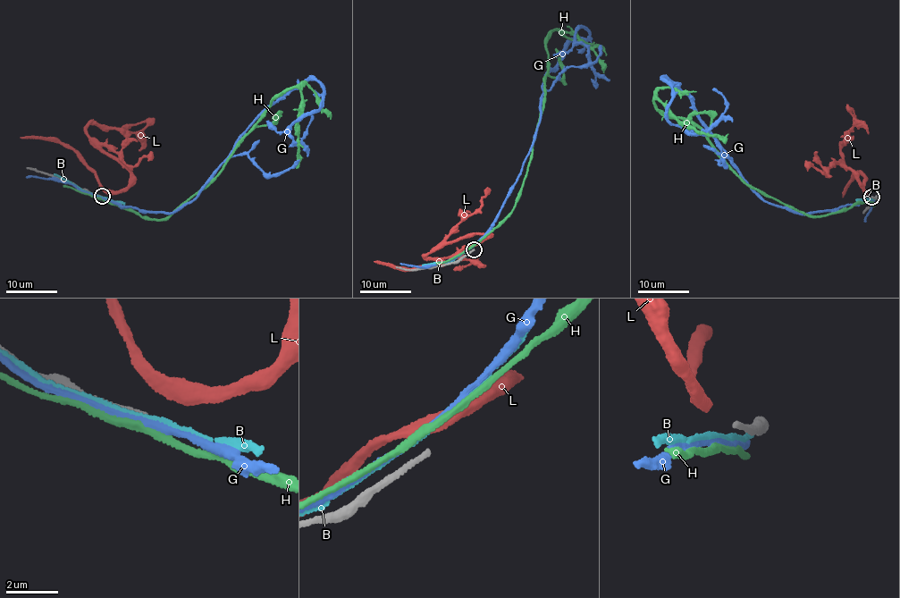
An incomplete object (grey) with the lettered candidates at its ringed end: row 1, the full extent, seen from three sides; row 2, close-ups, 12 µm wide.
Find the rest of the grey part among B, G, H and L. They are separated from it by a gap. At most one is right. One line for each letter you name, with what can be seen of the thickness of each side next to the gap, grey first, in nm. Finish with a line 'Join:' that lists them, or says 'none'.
Join: none

